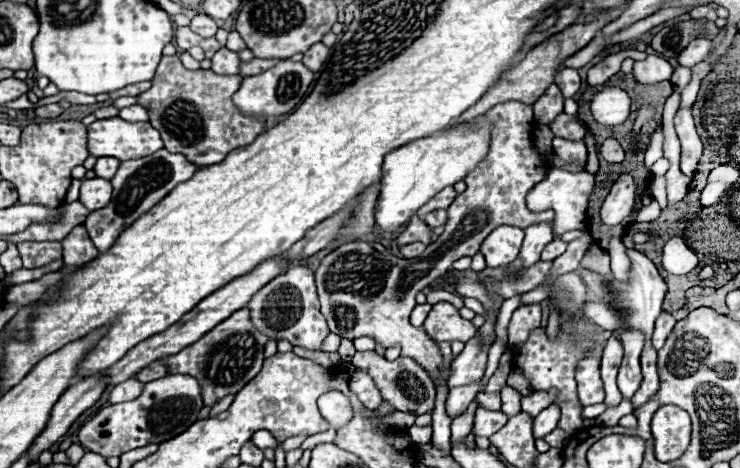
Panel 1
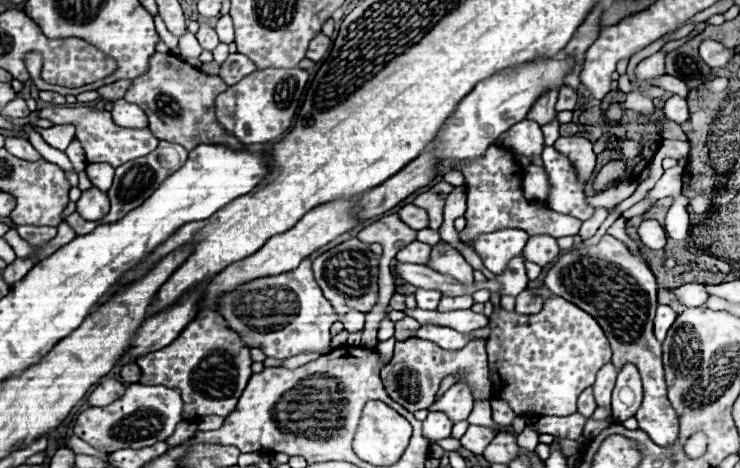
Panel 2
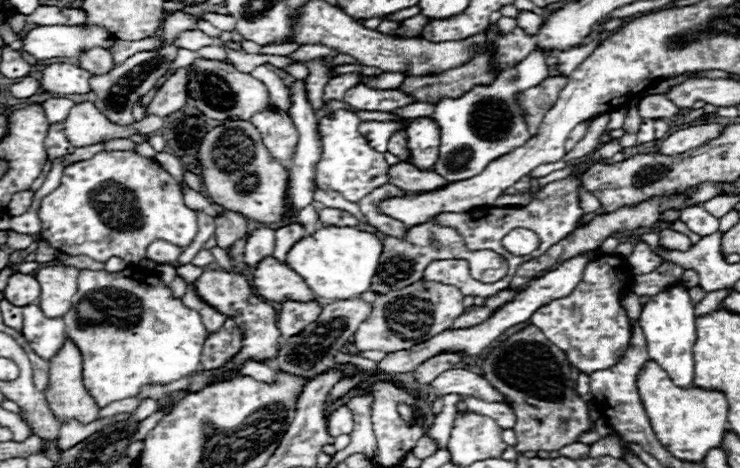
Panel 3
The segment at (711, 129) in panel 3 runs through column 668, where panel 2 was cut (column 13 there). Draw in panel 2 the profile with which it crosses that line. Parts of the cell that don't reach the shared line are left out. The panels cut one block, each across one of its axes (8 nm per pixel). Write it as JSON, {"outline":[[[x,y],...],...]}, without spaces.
{"outline":[[[10,136],[6,138],[6,146],[4,146],[10,154],[22,158],[22,160],[30,160],[30,162],[38,162],[42,156],[34,150],[34,146],[28,142],[28,138],[20,138],[20,136]]]}

